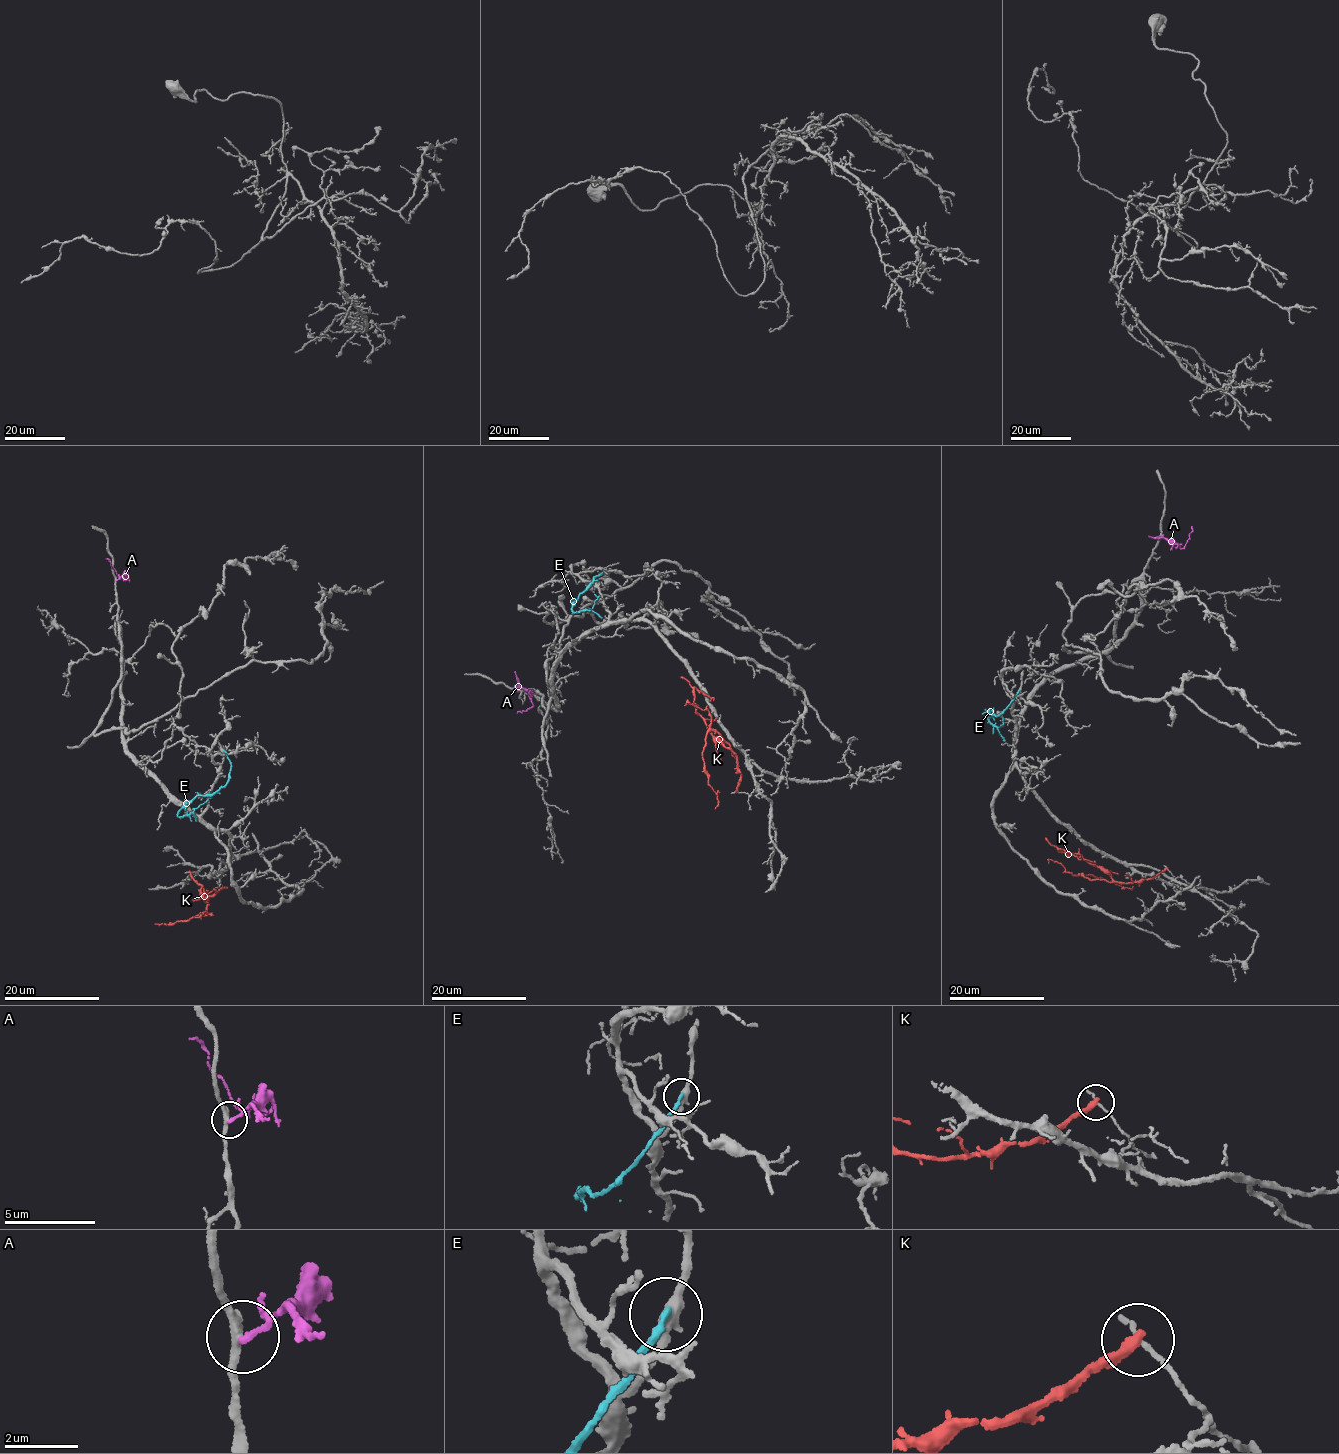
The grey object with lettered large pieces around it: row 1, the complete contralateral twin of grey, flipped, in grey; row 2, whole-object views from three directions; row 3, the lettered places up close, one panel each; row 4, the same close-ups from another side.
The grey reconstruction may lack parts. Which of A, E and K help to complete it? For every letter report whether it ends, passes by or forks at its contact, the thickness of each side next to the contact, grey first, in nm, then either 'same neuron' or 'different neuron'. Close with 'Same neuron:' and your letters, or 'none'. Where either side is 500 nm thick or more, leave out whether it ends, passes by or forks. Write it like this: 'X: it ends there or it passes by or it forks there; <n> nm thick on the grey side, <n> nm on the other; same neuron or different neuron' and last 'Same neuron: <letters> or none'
A: it ends there; 260 nm thick on the grey side, 160 nm on the other; same neuron
E: it ends there; 320 nm thick on the grey side, 190 nm on the other; different neuron
K: it ends there; 90 nm thick on the grey side, 280 nm on the other; different neuron
Same neuron: A

